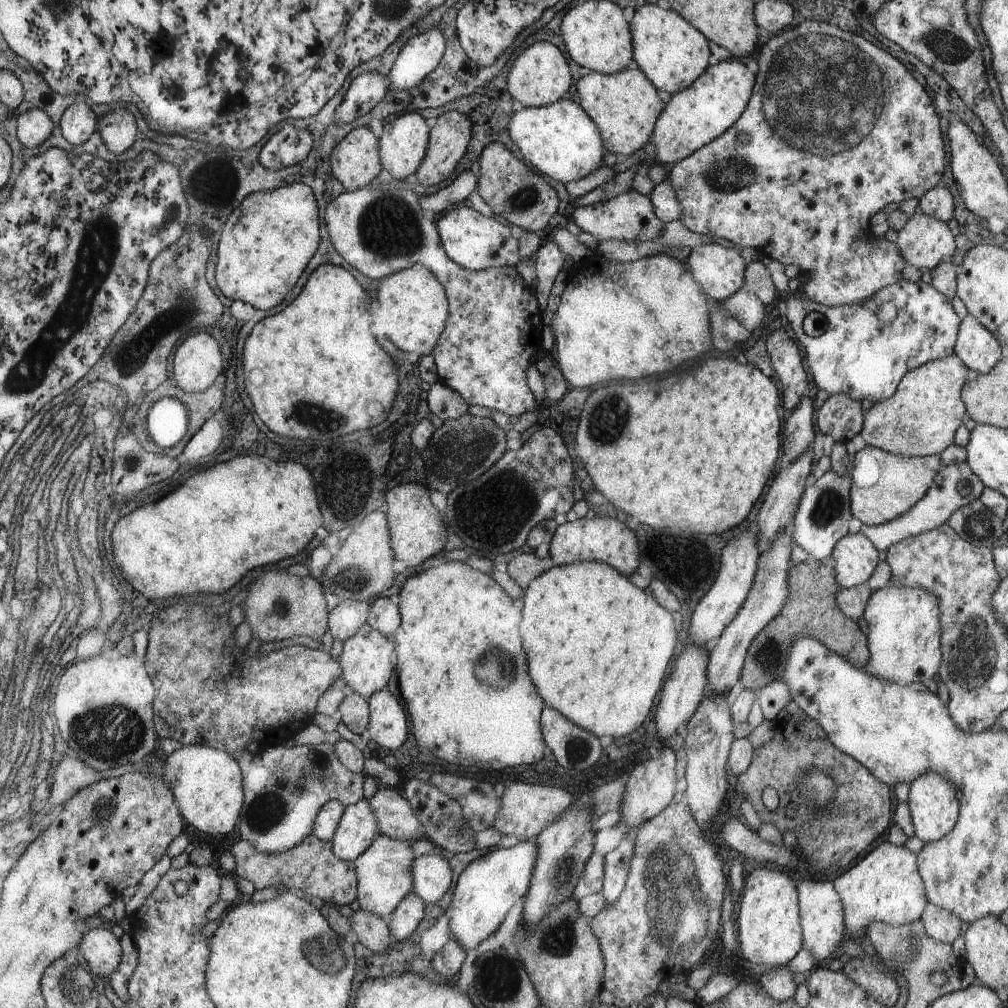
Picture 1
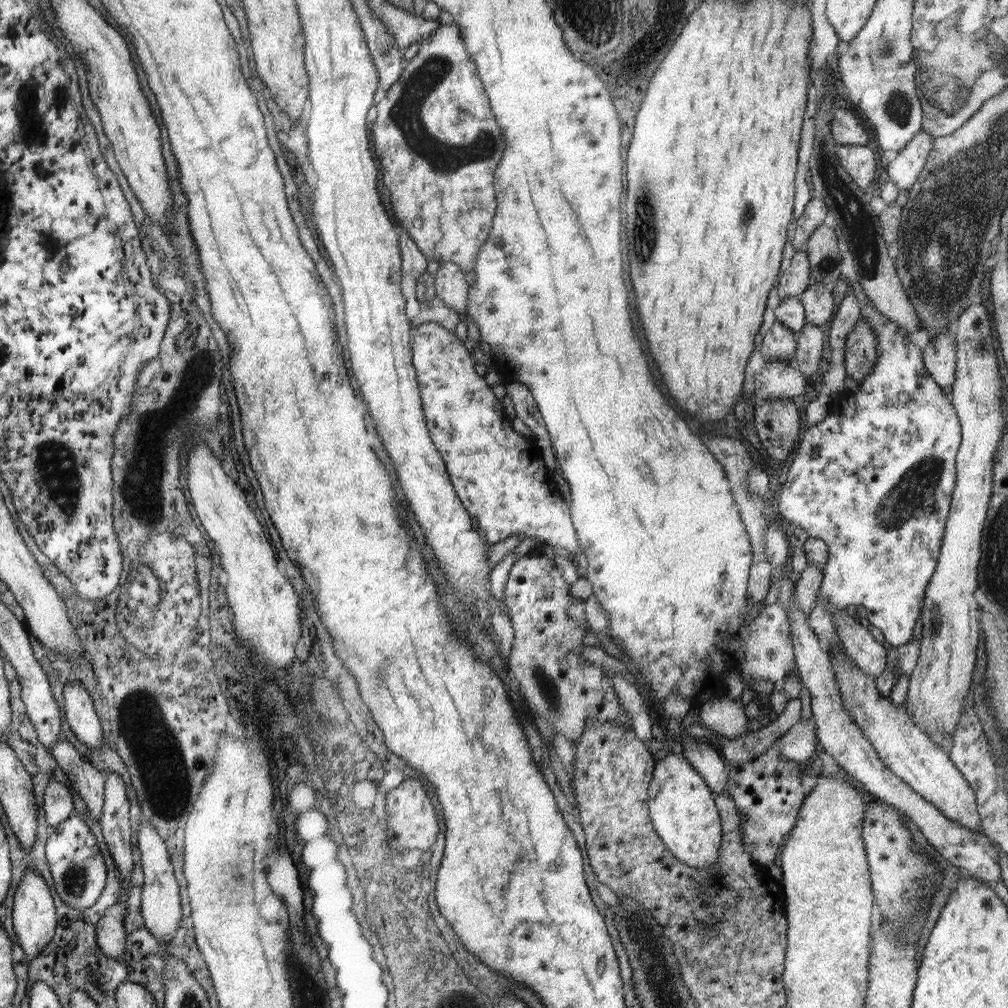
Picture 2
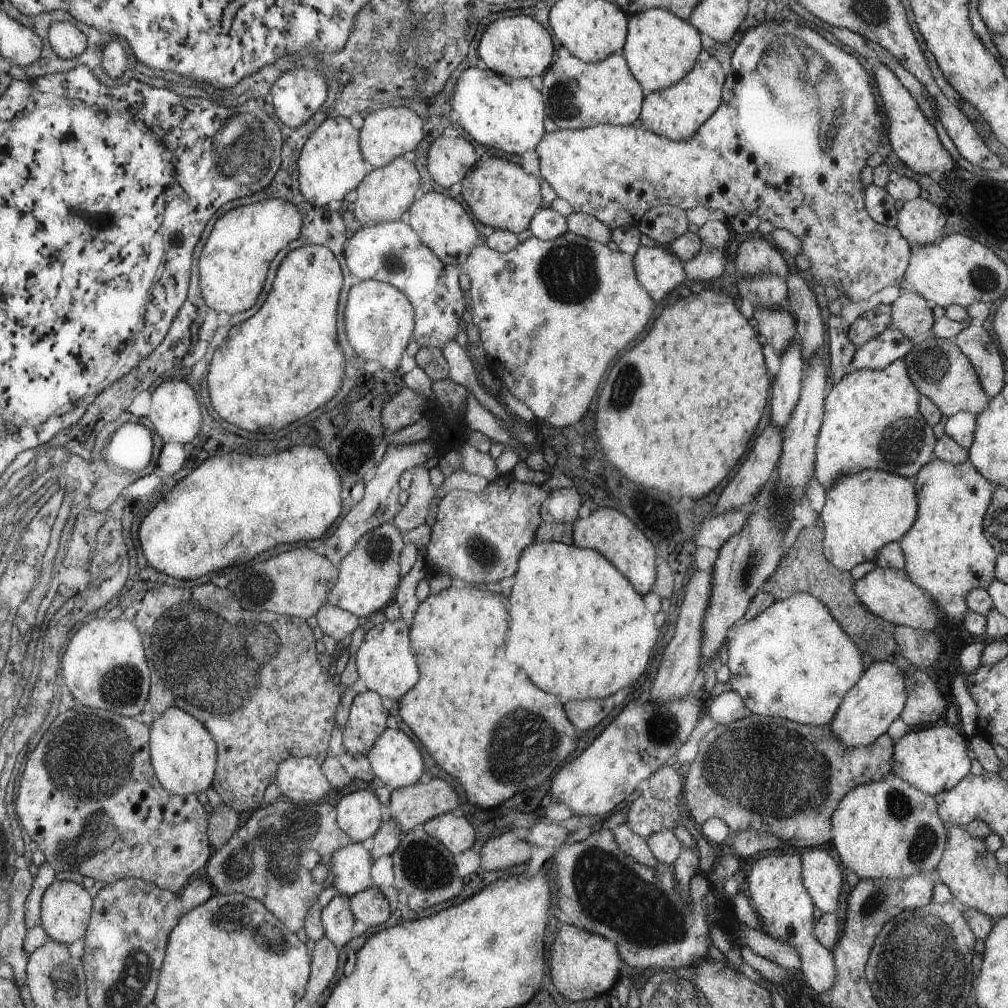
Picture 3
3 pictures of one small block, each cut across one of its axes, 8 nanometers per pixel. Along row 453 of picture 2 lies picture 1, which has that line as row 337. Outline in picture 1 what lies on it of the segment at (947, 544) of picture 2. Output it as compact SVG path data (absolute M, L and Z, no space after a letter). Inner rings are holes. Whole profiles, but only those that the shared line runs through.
M970 313L961 320L954 352L964 366L980 374L988 374L1003 357L1002 343Z

